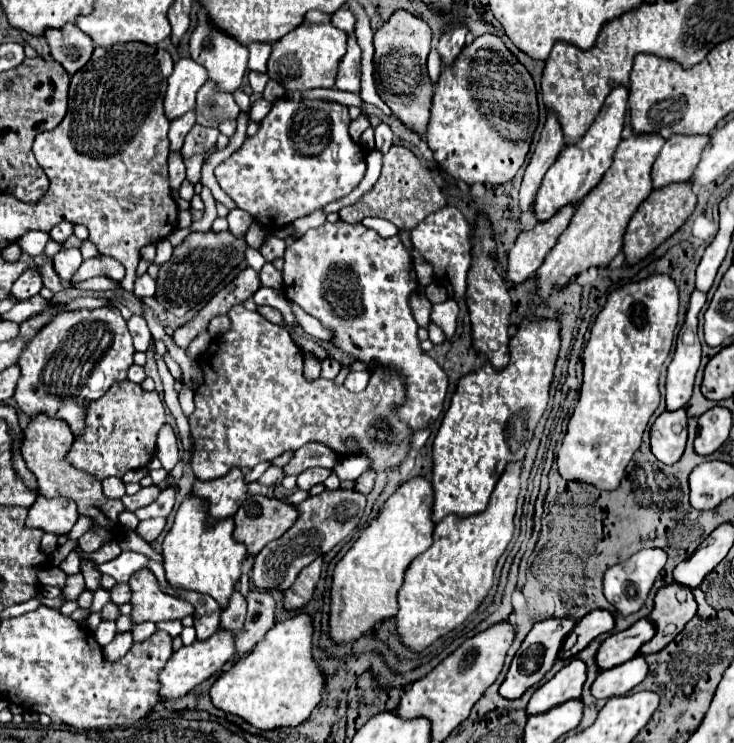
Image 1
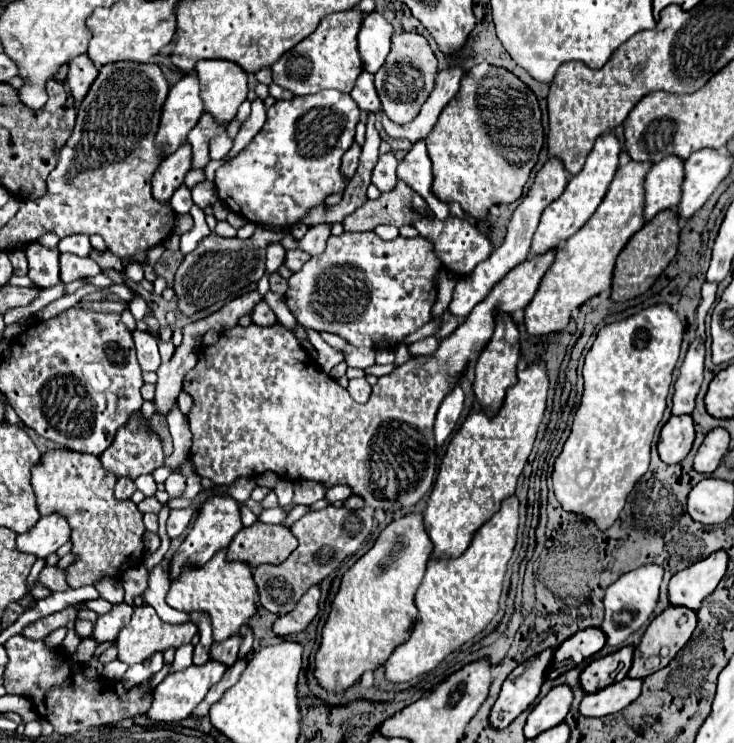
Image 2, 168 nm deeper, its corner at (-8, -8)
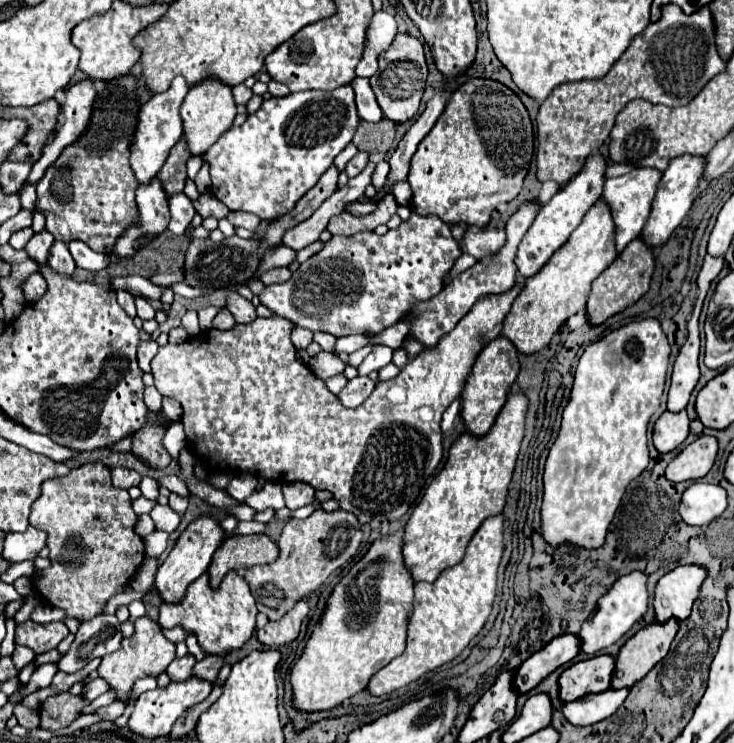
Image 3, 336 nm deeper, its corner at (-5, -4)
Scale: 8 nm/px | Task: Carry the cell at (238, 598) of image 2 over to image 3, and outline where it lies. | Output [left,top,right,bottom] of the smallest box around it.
[159,572,257,654]

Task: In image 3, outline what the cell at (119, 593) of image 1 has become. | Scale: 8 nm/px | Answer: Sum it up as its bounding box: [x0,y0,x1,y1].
[57,614,123,672]

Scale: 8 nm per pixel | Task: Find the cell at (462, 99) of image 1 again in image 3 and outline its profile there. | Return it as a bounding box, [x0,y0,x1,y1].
[409,78,533,228]

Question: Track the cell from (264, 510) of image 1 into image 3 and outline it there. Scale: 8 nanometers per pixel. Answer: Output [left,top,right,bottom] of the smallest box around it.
[207,534,279,588]

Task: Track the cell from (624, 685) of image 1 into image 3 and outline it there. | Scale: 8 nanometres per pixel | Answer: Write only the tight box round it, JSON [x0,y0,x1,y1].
[561,688,629,726]

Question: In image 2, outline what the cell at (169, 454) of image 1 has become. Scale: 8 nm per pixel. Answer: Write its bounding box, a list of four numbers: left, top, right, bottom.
[164,474,186,498]

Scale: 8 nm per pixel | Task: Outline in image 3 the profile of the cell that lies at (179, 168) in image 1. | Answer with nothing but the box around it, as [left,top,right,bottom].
[167,192,195,234]

